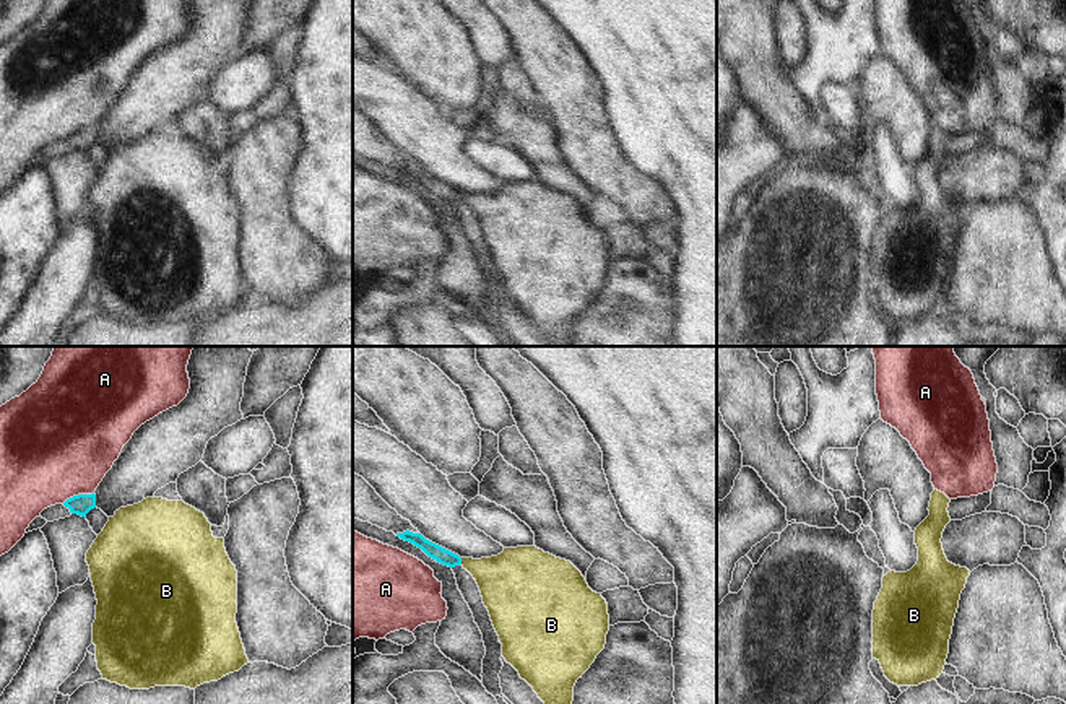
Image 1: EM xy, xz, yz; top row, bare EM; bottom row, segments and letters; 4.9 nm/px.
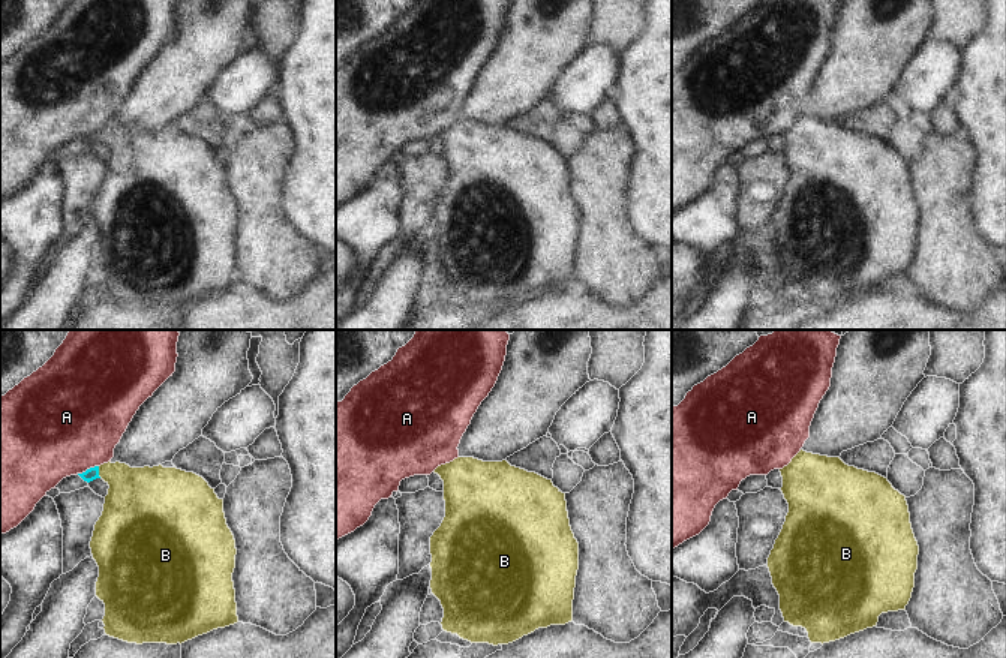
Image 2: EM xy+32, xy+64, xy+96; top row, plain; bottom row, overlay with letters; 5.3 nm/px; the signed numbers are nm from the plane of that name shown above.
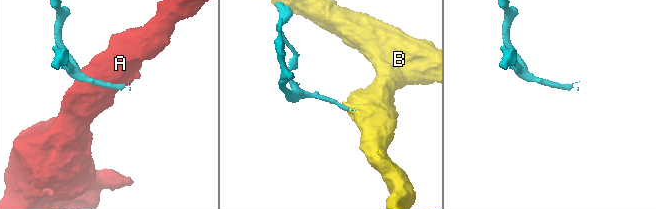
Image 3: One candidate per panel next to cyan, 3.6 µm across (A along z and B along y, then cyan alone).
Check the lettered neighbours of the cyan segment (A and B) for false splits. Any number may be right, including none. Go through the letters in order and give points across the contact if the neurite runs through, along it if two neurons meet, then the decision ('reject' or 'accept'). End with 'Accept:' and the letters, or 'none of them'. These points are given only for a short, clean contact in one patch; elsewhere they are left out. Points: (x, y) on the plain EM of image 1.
A: reject
B: way xz (441, 191), (460, 197), (506, 217); accept
Accept: B

